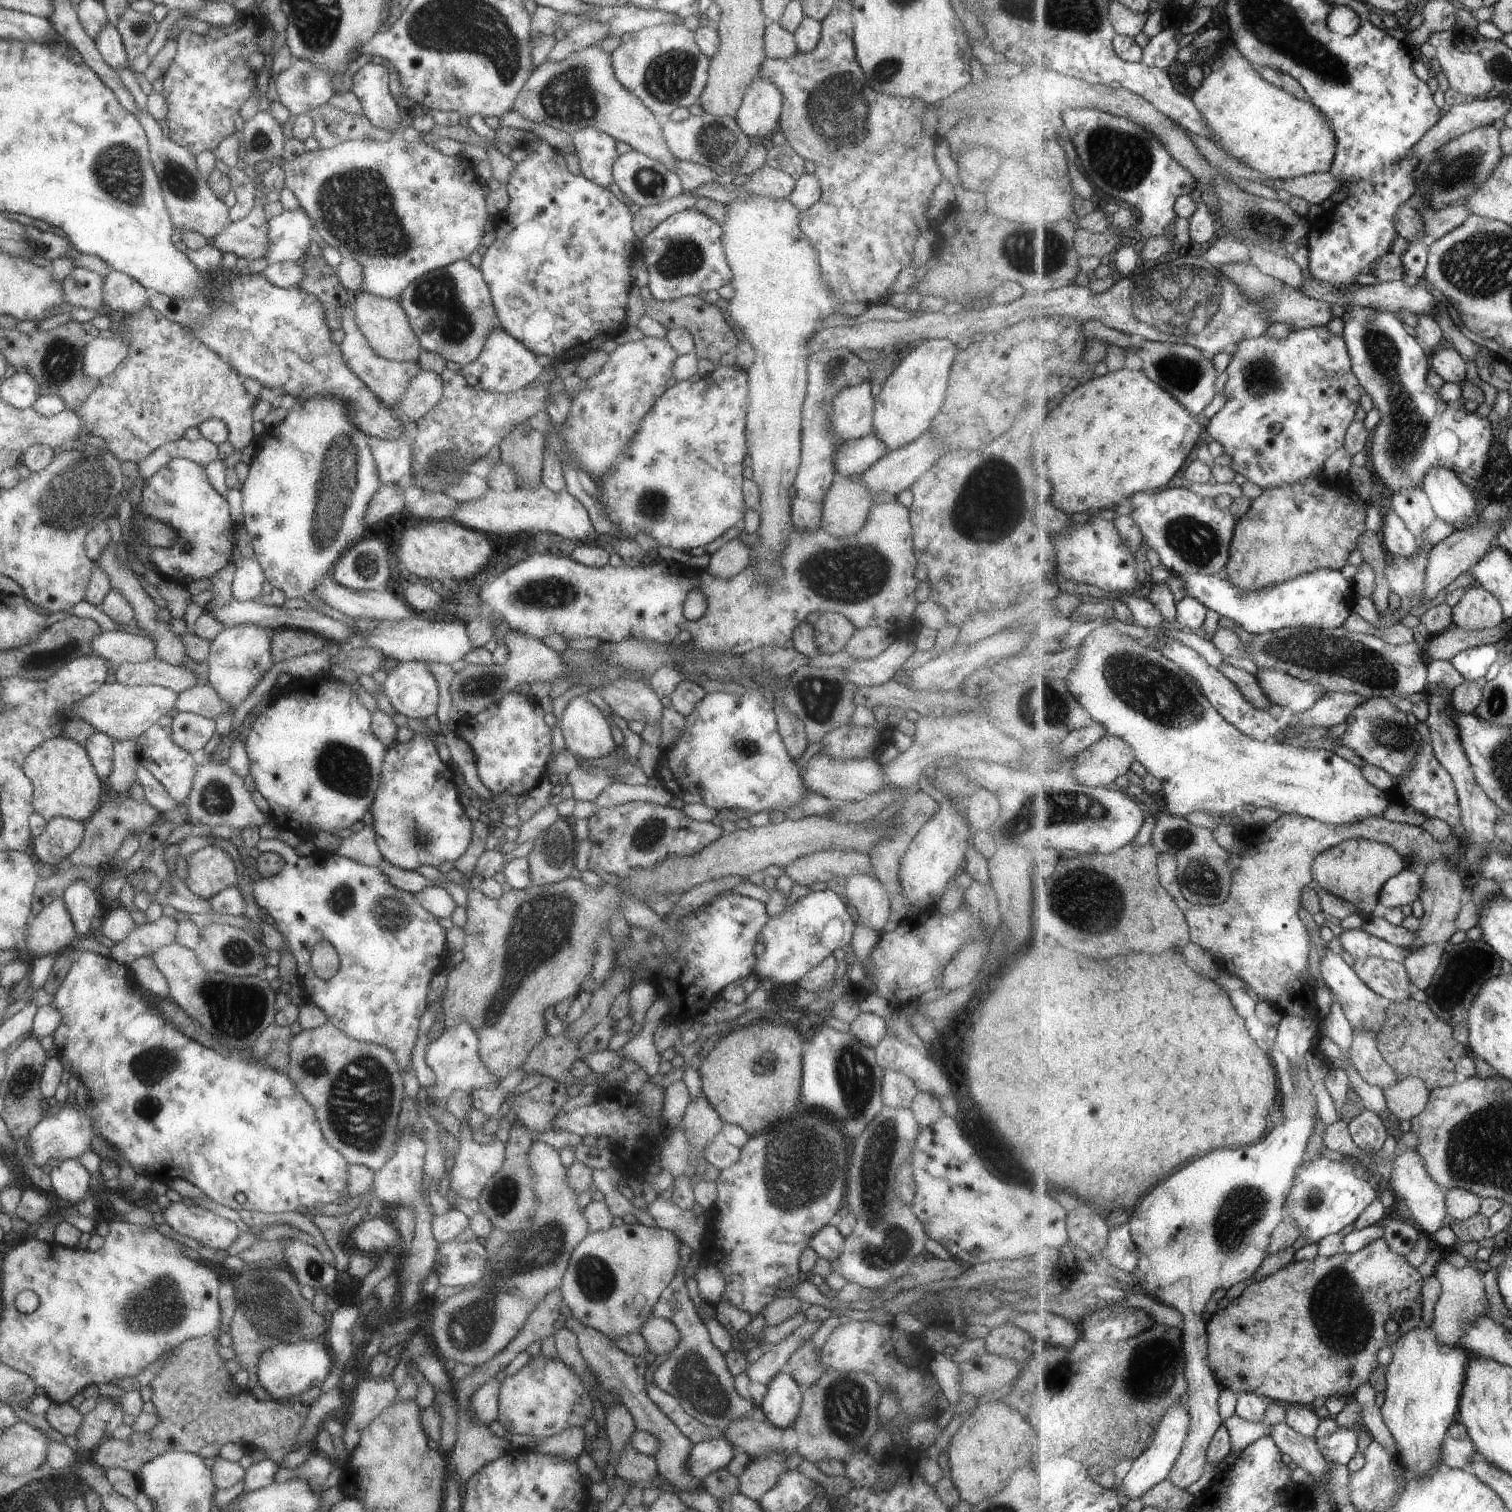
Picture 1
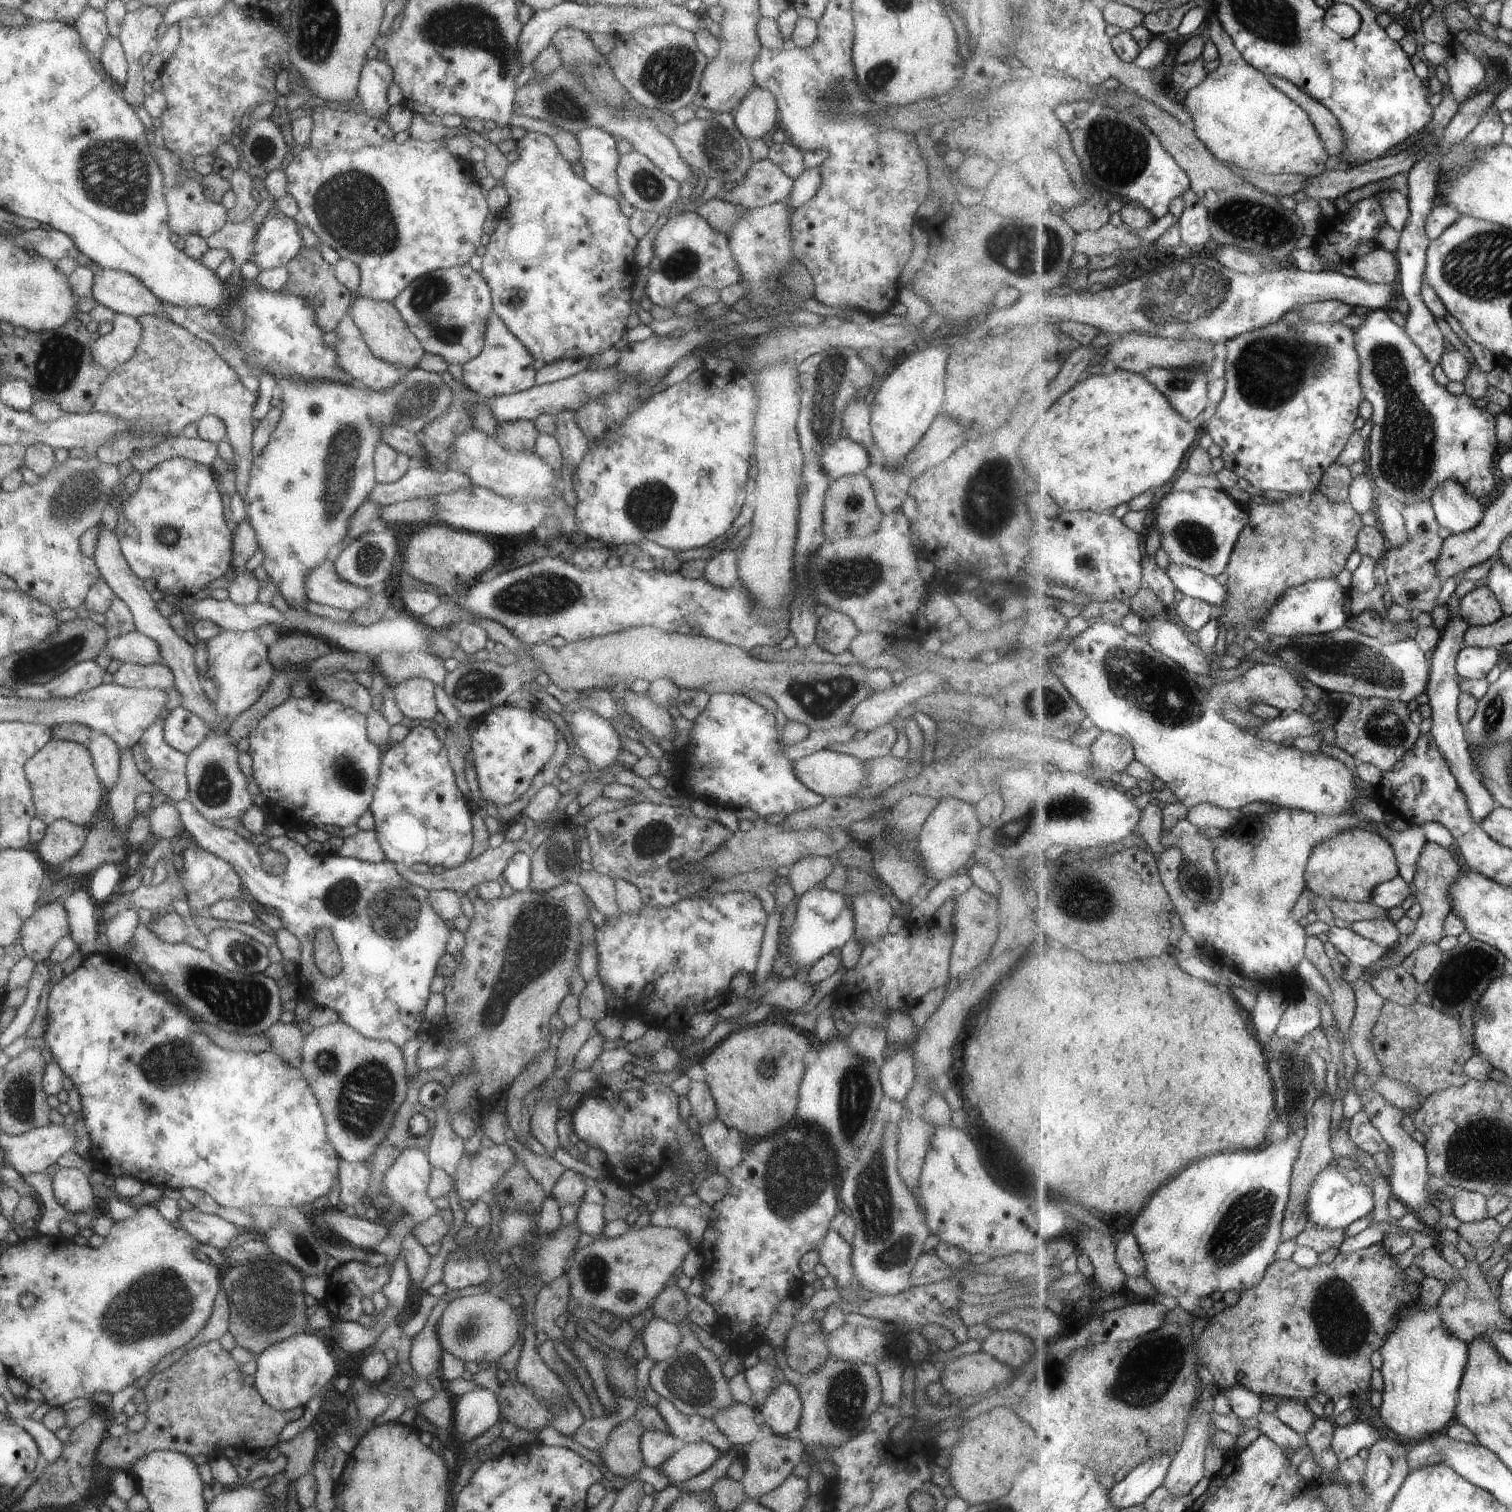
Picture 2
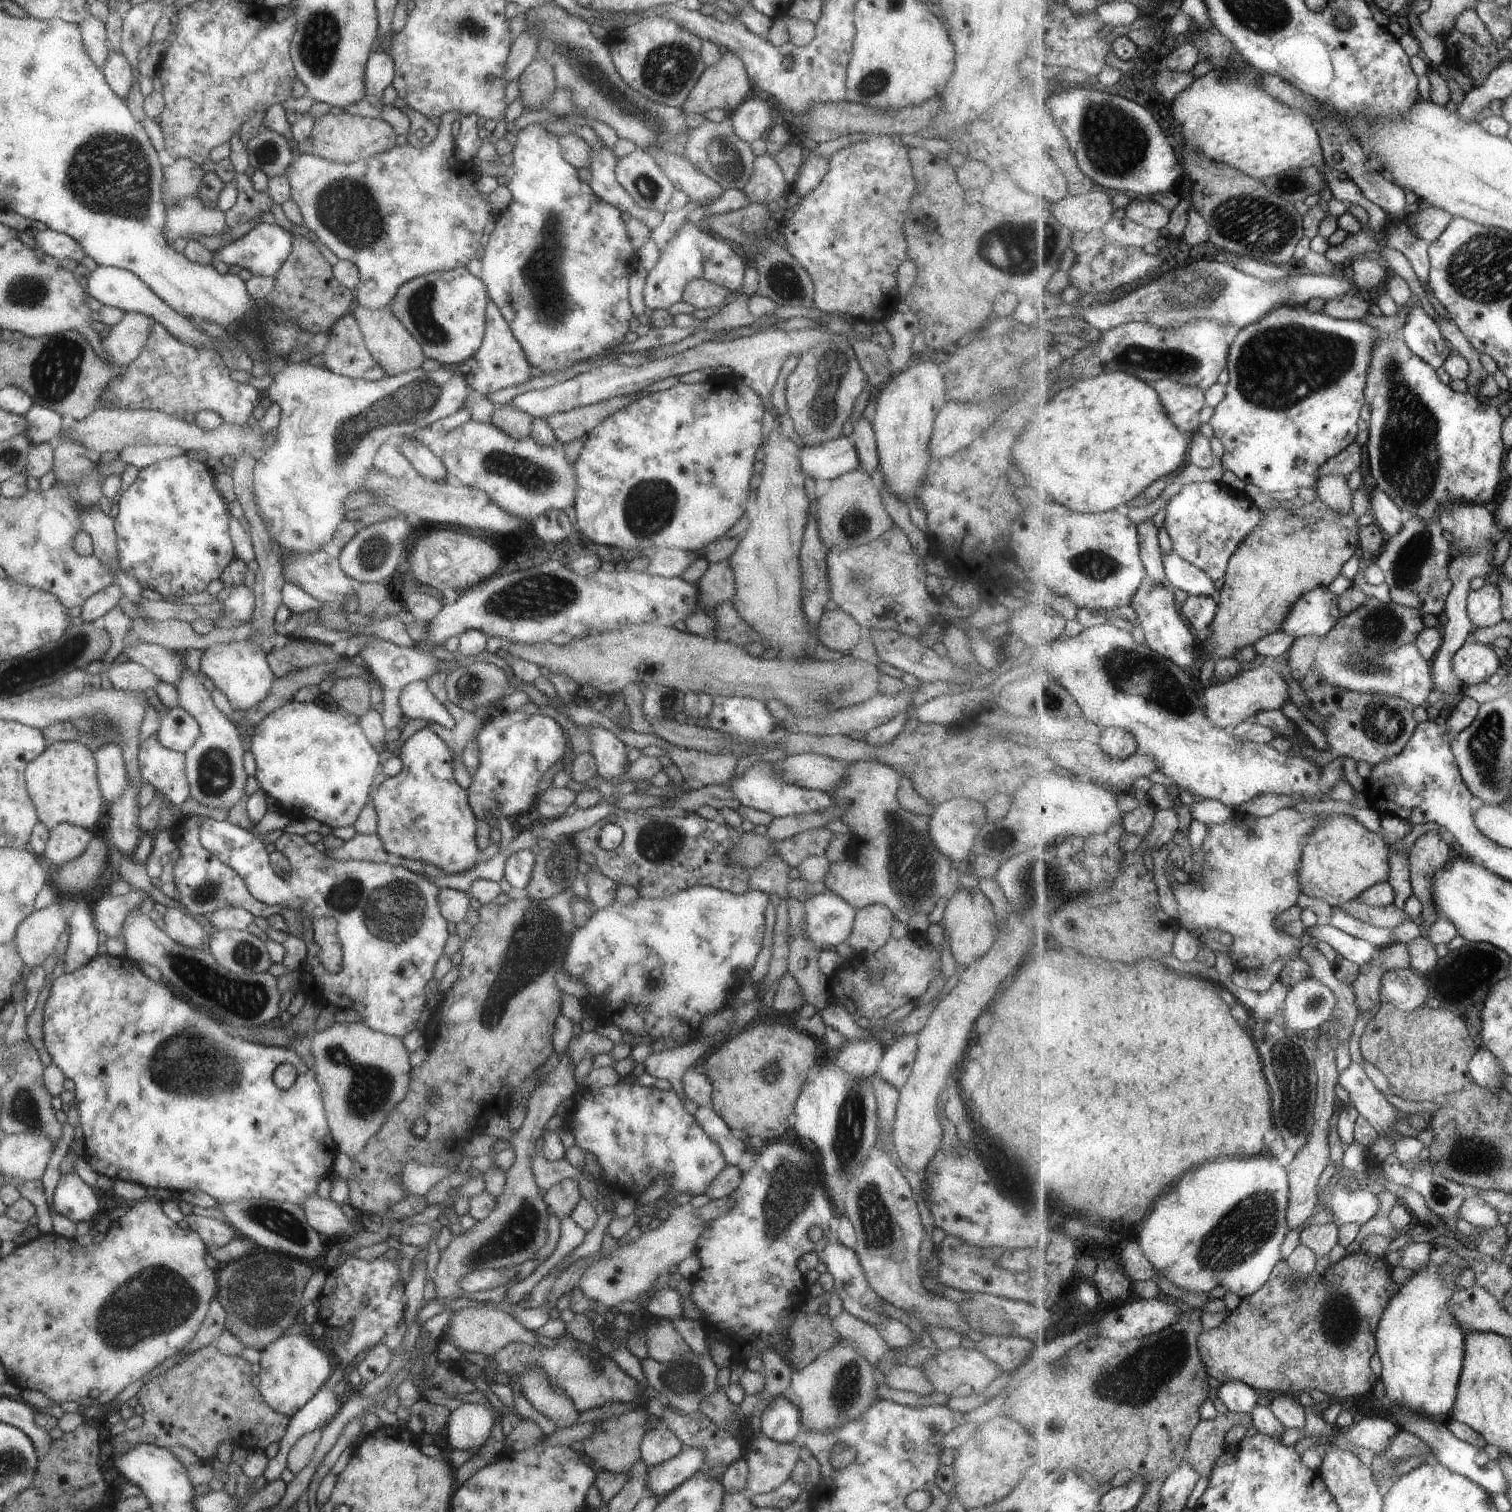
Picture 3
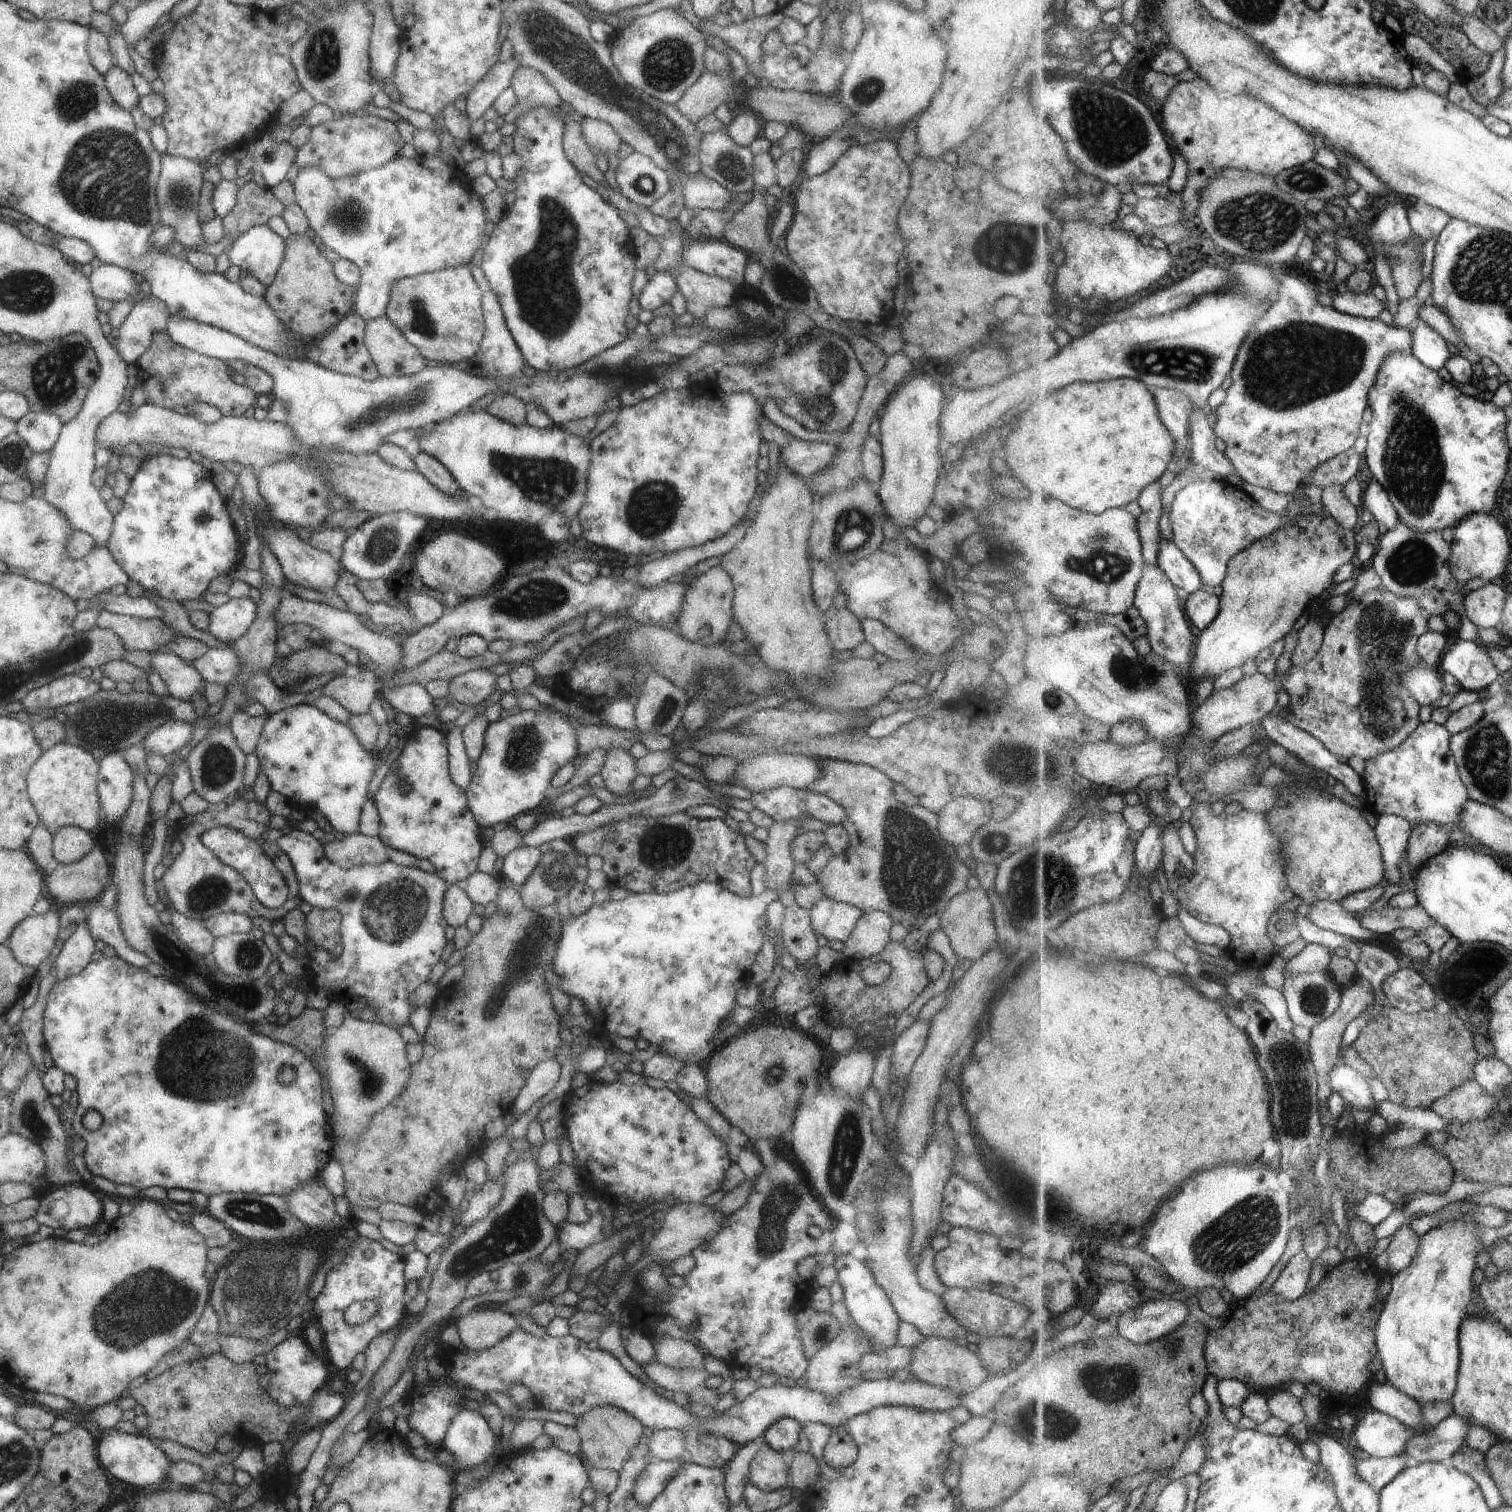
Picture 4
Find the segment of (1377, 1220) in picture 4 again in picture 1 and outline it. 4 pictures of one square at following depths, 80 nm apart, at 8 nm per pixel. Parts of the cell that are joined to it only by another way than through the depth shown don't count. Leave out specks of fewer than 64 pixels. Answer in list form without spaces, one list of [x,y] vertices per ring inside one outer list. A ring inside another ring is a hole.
[[[1327,1156],[1302,1163],[1286,1205],[1286,1217],[1313,1243],[1317,1244],[1329,1234],[1341,1232],[1343,1228],[1353,1224],[1365,1212],[1365,1208],[1369,1208],[1378,1200],[1380,1194],[1373,1181],[1358,1176],[1356,1168],[1357,1165],[1351,1159],[1348,1164],[1343,1164],[1330,1160]]]

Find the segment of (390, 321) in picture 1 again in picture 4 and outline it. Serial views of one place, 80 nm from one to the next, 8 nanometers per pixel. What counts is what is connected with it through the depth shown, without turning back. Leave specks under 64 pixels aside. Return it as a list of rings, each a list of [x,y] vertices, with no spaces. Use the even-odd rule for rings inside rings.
[[[383,315],[364,321],[362,343],[379,376],[405,376],[425,367],[419,351]]]

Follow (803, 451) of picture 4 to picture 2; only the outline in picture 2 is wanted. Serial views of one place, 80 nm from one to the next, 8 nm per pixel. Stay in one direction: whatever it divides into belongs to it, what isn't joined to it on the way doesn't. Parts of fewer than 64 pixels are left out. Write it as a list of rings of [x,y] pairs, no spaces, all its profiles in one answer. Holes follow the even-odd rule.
[[[849,437],[841,438],[823,449],[818,456],[820,467],[826,476],[836,478],[858,473],[869,466],[869,449],[853,442]]]

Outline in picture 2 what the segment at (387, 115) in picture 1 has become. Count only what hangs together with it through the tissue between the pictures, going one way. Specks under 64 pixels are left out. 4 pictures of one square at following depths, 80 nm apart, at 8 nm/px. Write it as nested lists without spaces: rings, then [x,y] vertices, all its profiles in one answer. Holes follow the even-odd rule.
[[[384,58],[367,59],[360,70],[356,86],[356,101],[363,112],[384,118],[389,108],[386,101],[386,90],[392,83],[392,68]]]

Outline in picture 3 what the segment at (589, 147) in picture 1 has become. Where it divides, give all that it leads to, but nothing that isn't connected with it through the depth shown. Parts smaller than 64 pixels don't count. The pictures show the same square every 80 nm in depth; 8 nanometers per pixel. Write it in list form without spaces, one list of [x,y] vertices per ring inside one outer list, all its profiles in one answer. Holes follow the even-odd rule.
[[[605,145],[601,150],[590,149],[590,163],[587,168],[590,179],[587,184],[597,198],[620,212],[627,212],[631,217],[639,219],[649,230],[654,229],[661,222],[663,215],[637,206],[629,194],[616,184],[614,166],[617,158],[611,152]]]

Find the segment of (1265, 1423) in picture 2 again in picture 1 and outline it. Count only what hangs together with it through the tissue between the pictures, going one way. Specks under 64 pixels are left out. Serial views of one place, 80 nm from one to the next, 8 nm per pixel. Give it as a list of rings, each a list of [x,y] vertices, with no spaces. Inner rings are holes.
[[[1285,1420],[1271,1426],[1270,1435],[1288,1459],[1314,1477],[1311,1490],[1316,1482],[1326,1475],[1328,1464],[1315,1437],[1308,1437],[1293,1430]]]

